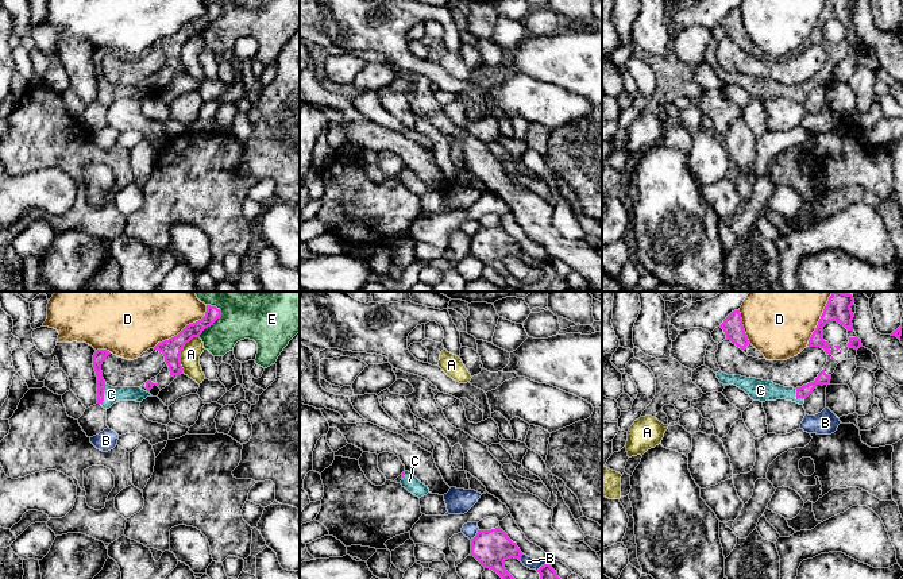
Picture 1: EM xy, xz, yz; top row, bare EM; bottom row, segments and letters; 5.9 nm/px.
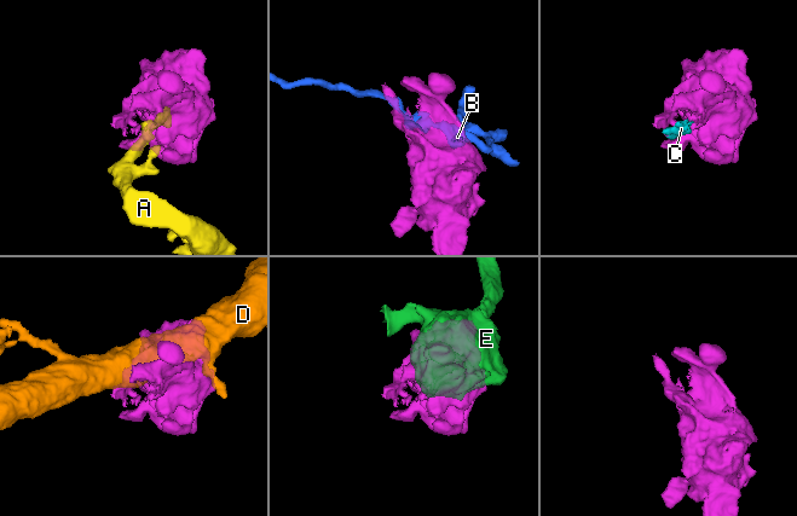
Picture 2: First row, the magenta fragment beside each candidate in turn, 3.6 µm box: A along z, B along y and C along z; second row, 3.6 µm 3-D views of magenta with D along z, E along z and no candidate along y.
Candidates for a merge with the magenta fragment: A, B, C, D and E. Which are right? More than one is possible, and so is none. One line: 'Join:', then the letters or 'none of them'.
Join: C

